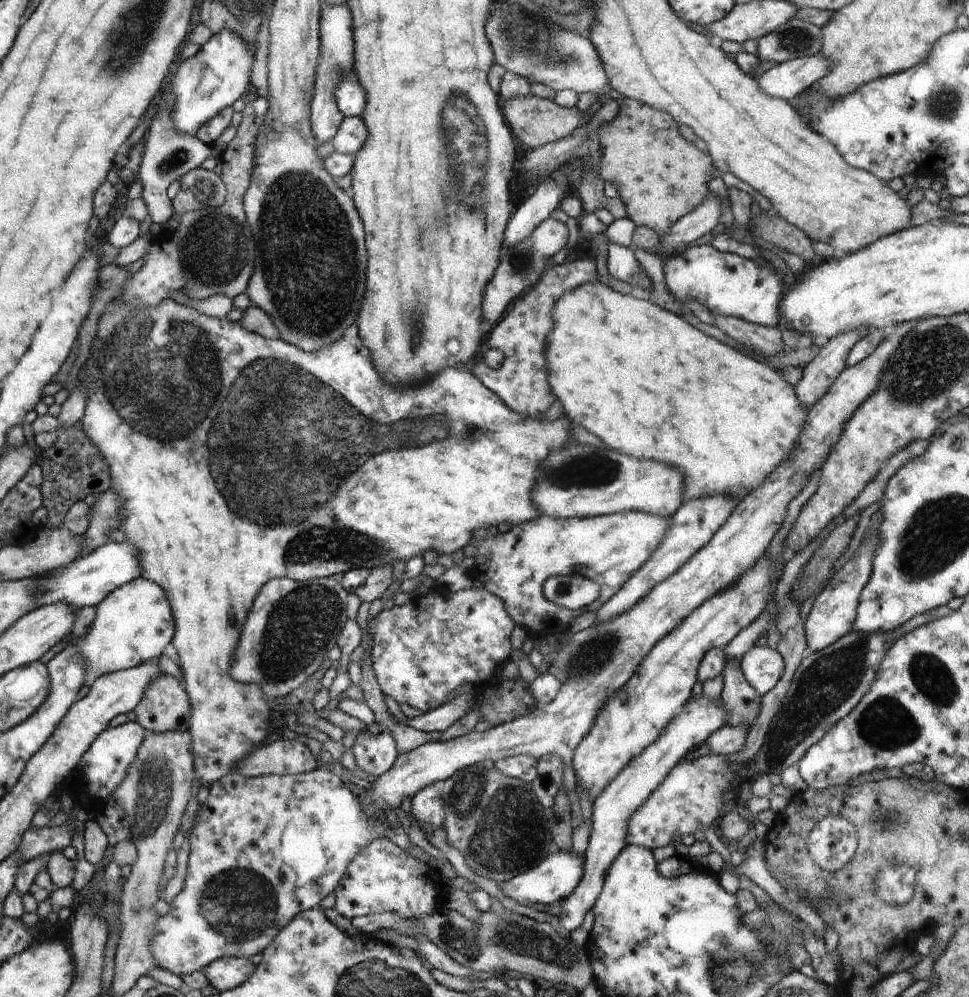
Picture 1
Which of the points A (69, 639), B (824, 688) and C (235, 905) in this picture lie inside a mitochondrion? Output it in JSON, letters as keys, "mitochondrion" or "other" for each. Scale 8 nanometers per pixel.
{"A":"other","B":"mitochondrion","C":"mitochondrion"}

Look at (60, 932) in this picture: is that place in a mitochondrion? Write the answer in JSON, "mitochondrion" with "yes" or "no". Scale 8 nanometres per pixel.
{"mitochondrion":"no"}

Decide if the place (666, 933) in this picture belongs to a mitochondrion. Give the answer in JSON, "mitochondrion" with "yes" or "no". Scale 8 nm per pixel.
{"mitochondrion":"no"}

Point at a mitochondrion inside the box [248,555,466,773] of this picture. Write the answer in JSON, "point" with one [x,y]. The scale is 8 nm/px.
{"point":[300,625]}

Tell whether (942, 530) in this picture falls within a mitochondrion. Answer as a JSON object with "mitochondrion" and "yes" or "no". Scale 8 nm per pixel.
{"mitochondrion":"yes"}

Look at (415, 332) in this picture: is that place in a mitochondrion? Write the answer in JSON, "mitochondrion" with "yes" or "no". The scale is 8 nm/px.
{"mitochondrion":"yes"}

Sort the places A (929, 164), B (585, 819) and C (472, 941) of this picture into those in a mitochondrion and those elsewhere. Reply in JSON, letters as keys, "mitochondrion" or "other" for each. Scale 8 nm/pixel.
{"A":"other","B":"other","C":"mitochondrion"}

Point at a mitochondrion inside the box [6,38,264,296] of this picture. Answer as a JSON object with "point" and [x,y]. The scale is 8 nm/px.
{"point":[219,250]}

